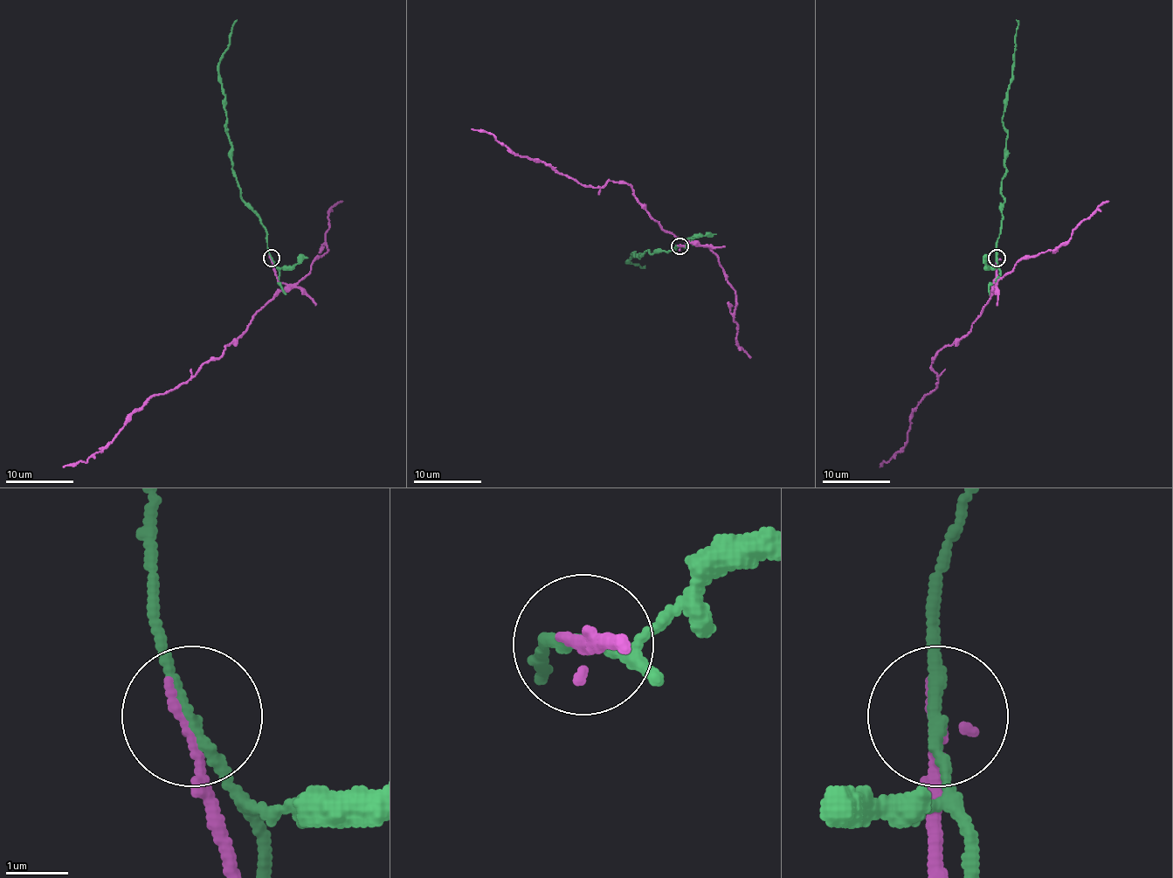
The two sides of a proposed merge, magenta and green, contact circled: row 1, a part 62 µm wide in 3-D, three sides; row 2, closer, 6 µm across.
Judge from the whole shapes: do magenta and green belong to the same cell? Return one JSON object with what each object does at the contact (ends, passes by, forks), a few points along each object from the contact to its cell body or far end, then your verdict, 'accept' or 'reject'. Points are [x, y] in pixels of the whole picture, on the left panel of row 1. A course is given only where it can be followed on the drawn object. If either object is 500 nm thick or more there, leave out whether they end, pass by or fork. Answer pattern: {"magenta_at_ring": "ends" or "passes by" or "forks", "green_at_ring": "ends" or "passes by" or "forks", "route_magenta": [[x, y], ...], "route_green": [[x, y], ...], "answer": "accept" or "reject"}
{"magenta_at_ring": "ends", "green_at_ring": "passes by", "route_magenta": [[272, 258], [277, 279], [286, 286], [258, 311], [248, 329], [194, 375], [149, 397], [86, 461], [63, 466]], "route_green": [[272, 258], [266, 246], [266, 230], [259, 216], [241, 197], [231, 163], [219, 58], [230, 43], [236, 19]], "answer": "reject"}

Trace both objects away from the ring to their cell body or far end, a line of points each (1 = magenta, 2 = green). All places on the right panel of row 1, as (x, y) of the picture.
1: (997, 258), (983, 311), (936, 355), (938, 385), (912, 411), (906, 445), (880, 466)
2: (997, 258), (1007, 131), (1002, 116), (1005, 92), (1012, 77), (1016, 19)

